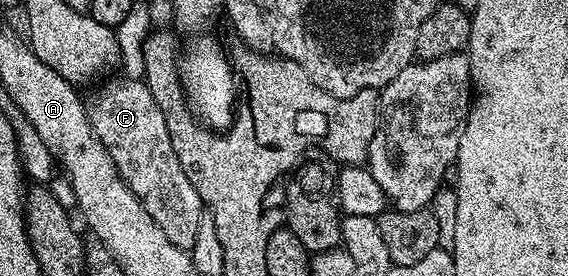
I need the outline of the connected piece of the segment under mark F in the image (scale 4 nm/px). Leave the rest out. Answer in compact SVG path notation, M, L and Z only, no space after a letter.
M119 75L104 80L86 98L92 131L111 153L120 175L172 244L191 249L205 218L205 206L179 162L168 136L167 121L144 80Z

